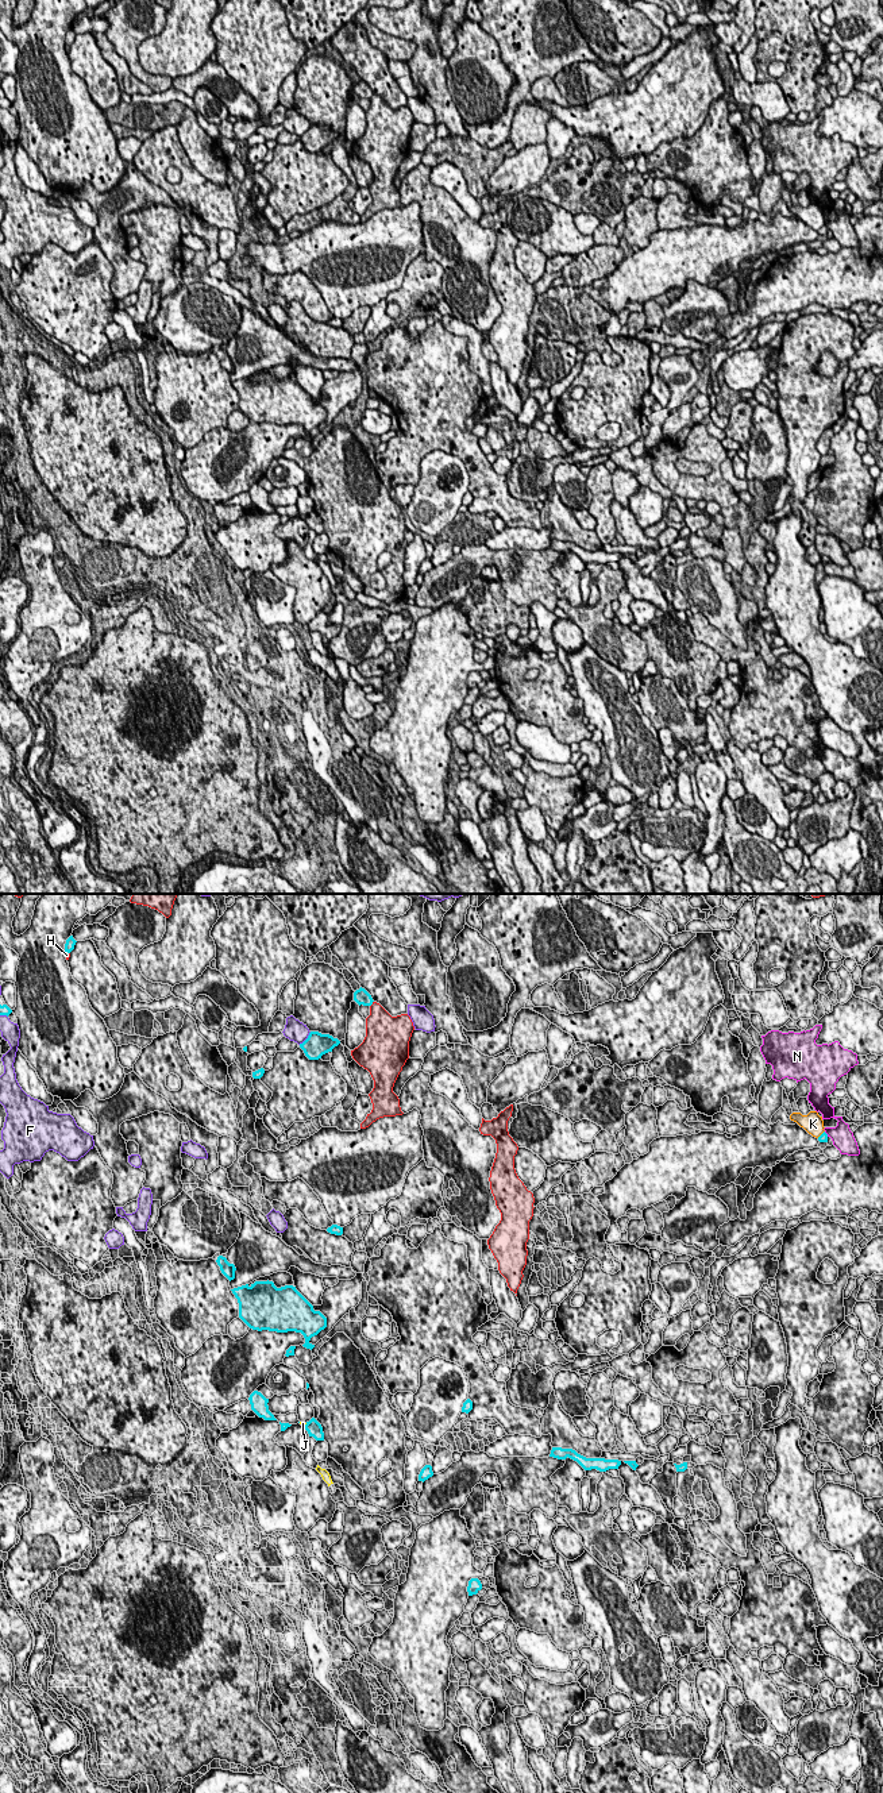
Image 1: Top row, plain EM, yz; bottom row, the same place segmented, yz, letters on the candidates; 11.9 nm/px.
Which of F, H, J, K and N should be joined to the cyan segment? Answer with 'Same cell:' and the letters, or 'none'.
Same cell: none

